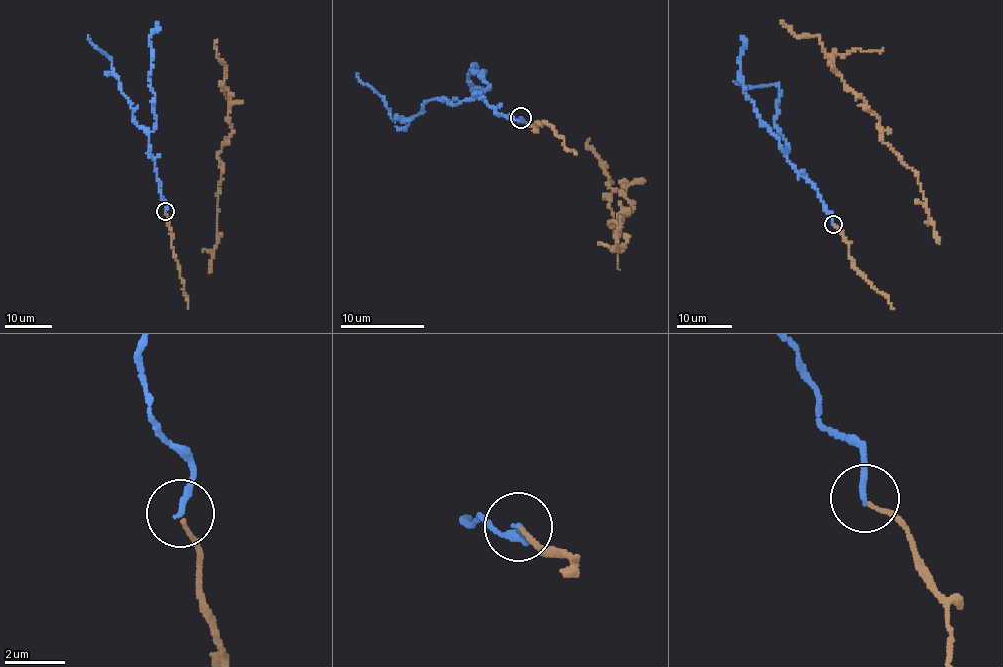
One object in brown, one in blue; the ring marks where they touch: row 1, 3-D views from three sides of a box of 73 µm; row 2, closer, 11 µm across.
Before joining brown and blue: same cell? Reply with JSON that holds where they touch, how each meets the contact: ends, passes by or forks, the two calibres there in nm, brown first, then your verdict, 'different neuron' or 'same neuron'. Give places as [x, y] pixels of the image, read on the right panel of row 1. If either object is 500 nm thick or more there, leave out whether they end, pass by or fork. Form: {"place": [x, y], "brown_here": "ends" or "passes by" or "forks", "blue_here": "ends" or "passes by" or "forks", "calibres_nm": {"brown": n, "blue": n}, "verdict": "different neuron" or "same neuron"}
{"place": [833, 224], "brown_here": "ends", "blue_here": "ends", "calibres_nm": {"brown": 120, "blue": 200}, "verdict": "same neuron"}

